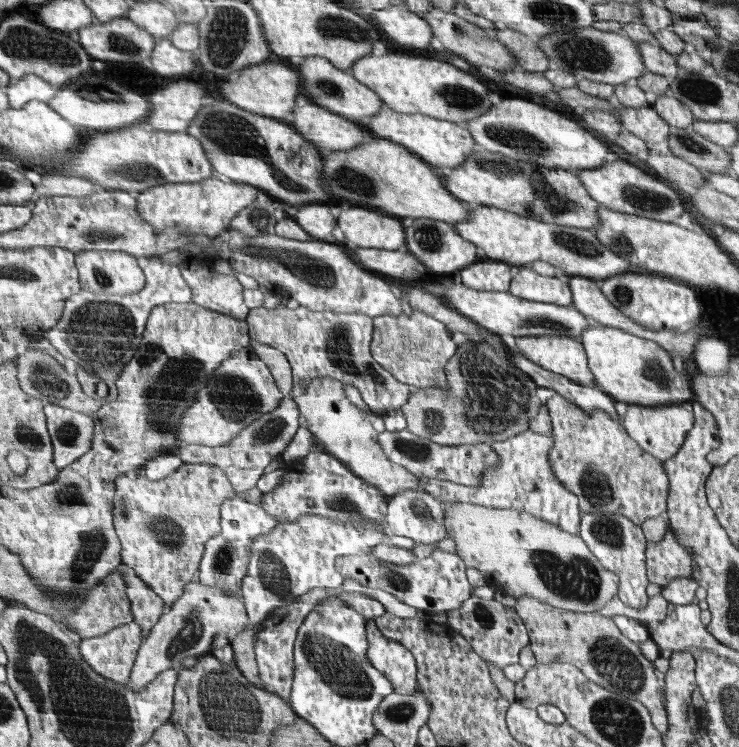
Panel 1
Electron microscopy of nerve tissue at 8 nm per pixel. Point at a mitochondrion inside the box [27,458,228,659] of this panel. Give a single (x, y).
(94, 543)

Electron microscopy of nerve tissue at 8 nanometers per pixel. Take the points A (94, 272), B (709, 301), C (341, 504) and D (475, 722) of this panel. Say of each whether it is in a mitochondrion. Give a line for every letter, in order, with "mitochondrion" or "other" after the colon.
A: mitochondrion
B: other
C: mitochondrion
D: other

